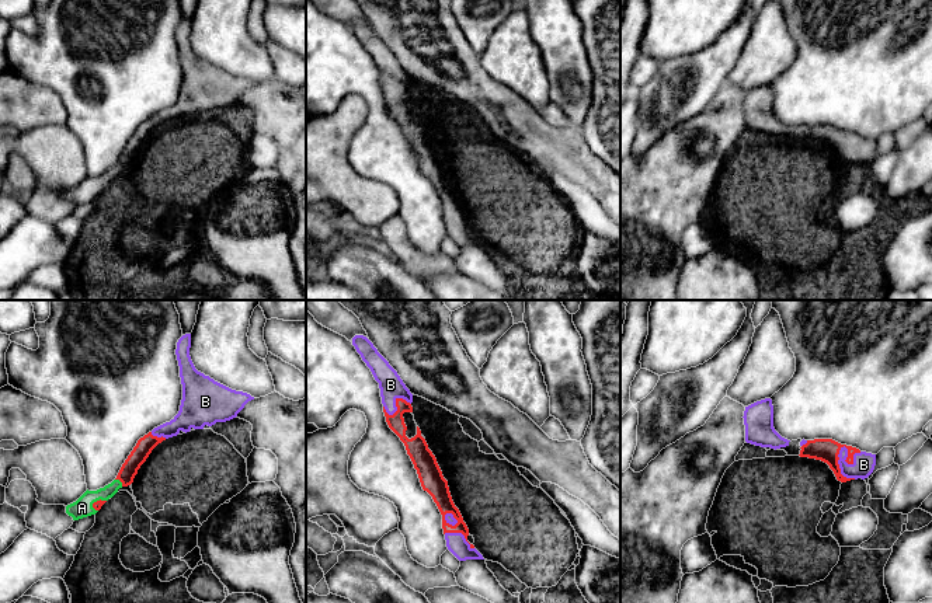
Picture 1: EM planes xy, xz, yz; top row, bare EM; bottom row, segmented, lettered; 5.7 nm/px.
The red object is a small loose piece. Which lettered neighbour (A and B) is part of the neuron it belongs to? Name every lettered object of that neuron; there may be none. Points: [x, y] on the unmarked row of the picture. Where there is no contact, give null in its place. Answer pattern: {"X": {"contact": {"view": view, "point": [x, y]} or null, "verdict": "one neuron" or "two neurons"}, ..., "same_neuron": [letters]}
{"A": {"contact": {"view": "xy", "point": [120, 166]}, "verdict": "one neuron"}, "B": {"contact": {"view": "yz", "point": [838, 152]}, "verdict": "one neuron"}, "same_neuron": ["A", "B"]}

